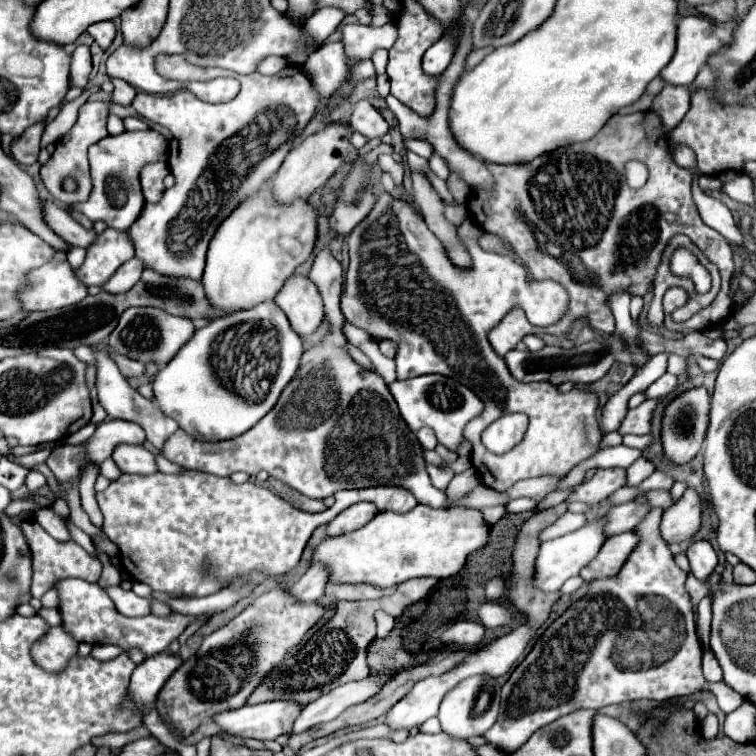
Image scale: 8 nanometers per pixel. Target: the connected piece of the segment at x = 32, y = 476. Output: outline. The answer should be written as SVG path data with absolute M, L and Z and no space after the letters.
M30 470L24 484L30 492L38 492L38 490L46 484L46 478L44 478L44 474L38 472L38 470Z

